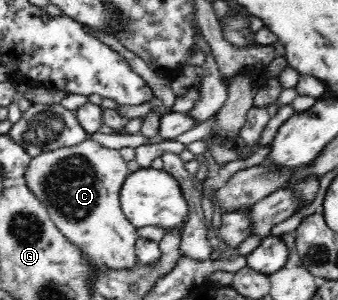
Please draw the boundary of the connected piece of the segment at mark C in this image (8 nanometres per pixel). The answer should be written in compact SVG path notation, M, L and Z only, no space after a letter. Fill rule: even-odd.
M88 138L77 146L47 151L32 158L25 172L25 179L35 197L46 208L55 227L69 243L77 247L77 251L85 259L109 270L131 270L139 265L135 251L138 233L123 215L119 201L121 186L129 173L128 162L121 156L119 149L102 146Z

